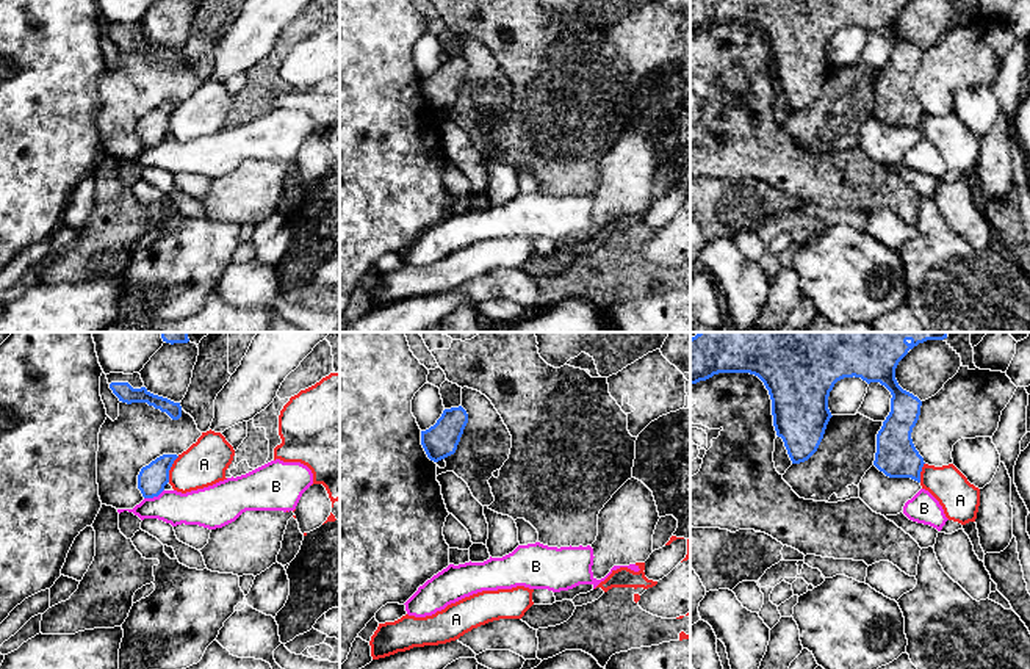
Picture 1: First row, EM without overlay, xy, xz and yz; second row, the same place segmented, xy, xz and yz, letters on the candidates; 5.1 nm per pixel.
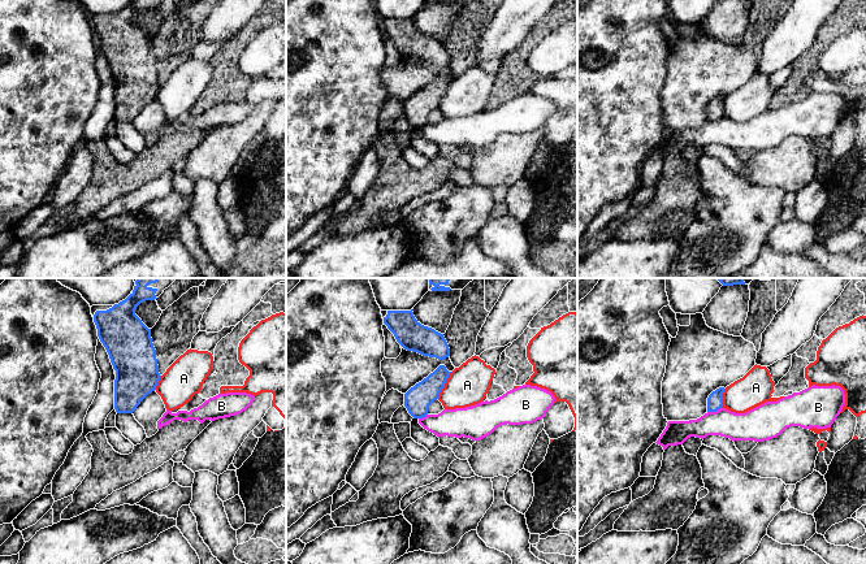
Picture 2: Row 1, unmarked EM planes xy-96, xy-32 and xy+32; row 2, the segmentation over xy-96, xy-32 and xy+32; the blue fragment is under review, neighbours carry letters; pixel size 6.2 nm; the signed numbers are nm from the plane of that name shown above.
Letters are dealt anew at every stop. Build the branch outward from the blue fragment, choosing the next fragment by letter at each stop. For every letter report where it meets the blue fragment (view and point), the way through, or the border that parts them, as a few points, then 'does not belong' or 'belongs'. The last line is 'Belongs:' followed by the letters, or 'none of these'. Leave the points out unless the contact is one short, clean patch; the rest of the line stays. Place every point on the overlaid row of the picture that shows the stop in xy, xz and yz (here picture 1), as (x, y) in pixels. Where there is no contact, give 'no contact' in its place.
A: contact xy (169, 469); does not belong
B: contact xy (154, 495); border xy (163, 489), (157, 495), (144, 499); does not belong
Belongs: none of these

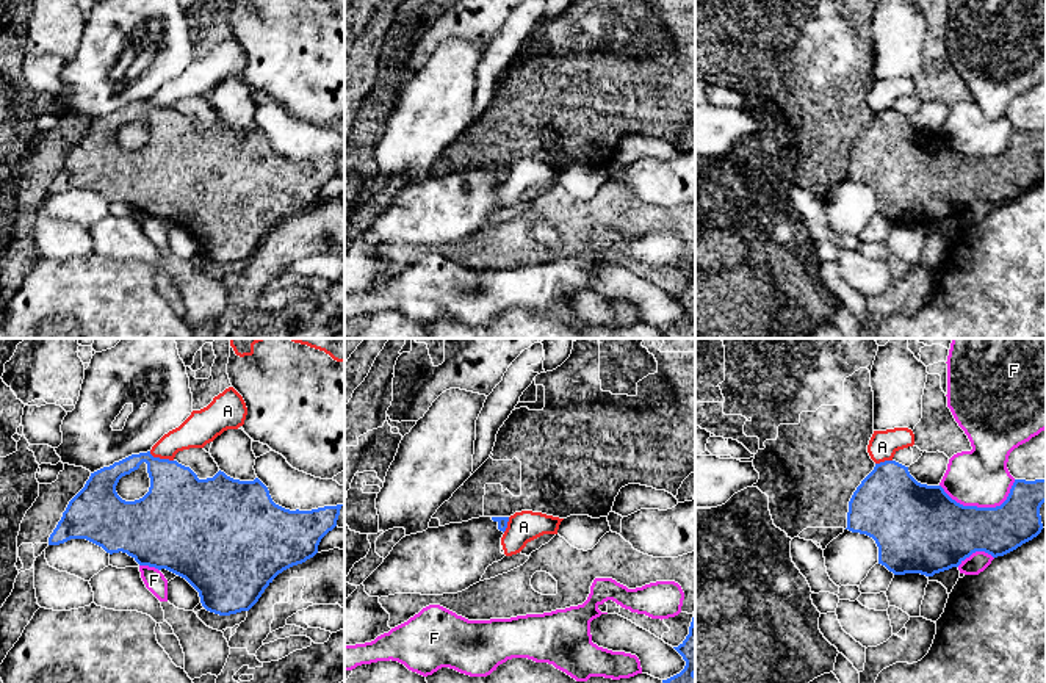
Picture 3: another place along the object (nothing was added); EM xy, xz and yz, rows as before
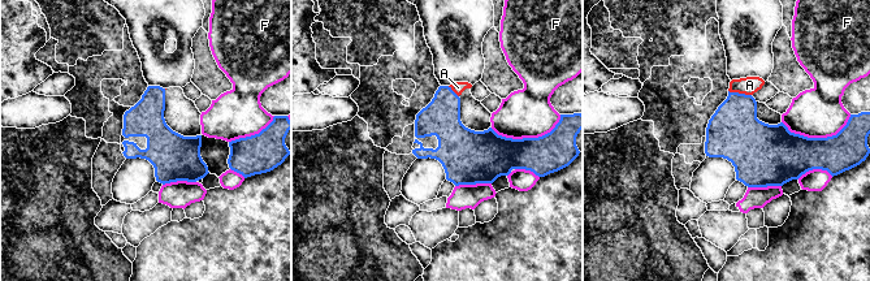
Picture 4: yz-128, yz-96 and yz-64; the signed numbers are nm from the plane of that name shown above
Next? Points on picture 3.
A: contact xy (162, 459); border xy (149, 451), (154, 456), (173, 461); does not belong
F: contact yz (981, 508); does not belong
Belongs: none of these

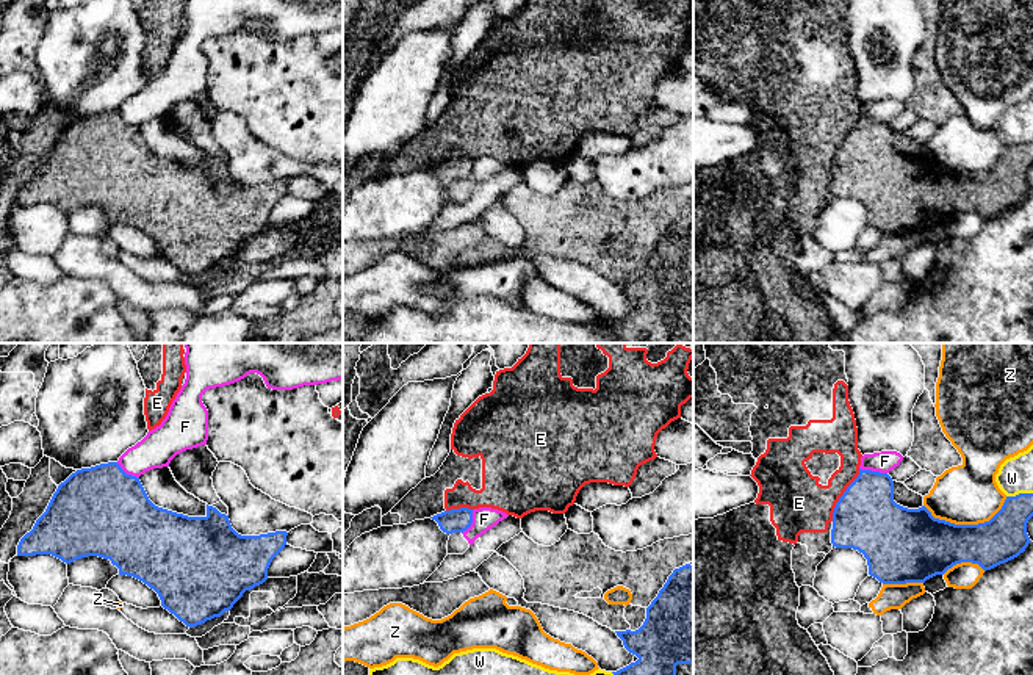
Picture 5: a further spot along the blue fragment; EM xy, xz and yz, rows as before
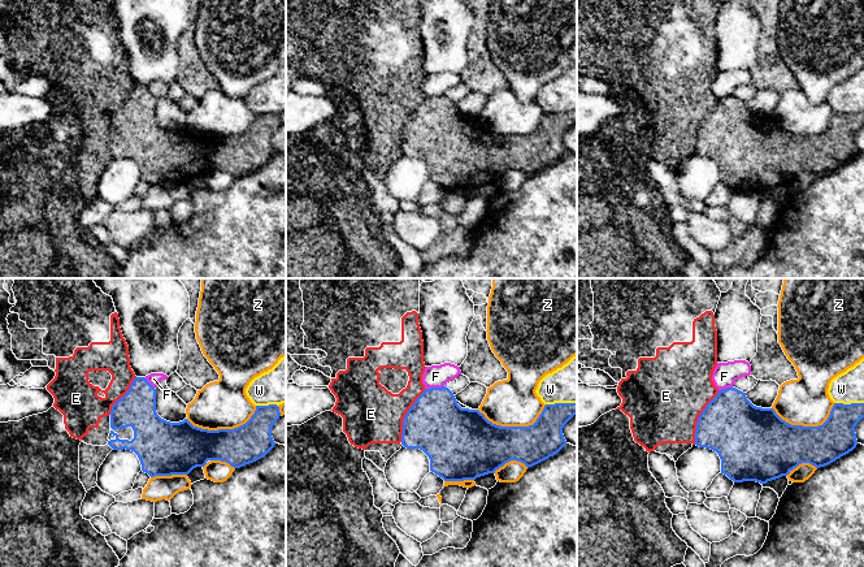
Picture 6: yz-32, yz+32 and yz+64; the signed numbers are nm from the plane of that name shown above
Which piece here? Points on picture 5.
E: contact yz (842, 495); belongs
F: contact yz (874, 472); border yz (860, 467), (886, 473); does not belong
W: contact yz (1019, 494); does not belong
Z: contact yz (966, 525); does not belong
Belongs: E

